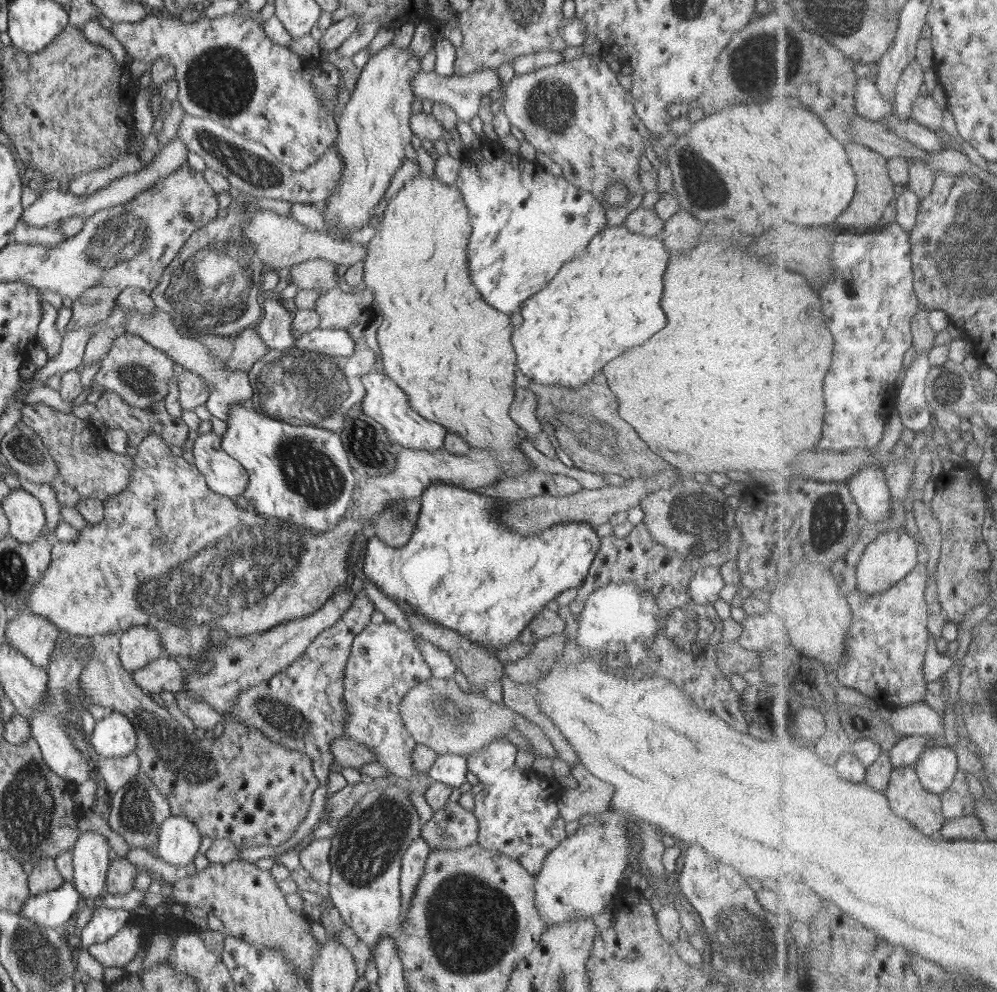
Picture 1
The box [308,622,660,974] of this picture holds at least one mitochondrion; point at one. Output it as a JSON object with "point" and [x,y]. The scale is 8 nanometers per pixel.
{"point":[369,842]}

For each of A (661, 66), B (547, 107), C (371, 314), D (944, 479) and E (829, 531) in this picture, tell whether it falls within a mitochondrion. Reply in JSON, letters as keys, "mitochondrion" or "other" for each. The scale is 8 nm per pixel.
{"A":"other","B":"mitochondrion","C":"other","D":"other","E":"mitochondrion"}

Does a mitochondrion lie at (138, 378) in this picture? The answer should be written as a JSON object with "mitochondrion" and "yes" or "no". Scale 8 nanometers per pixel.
{"mitochondrion":"yes"}

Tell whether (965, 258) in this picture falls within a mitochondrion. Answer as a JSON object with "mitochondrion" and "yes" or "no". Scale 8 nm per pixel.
{"mitochondrion":"yes"}

